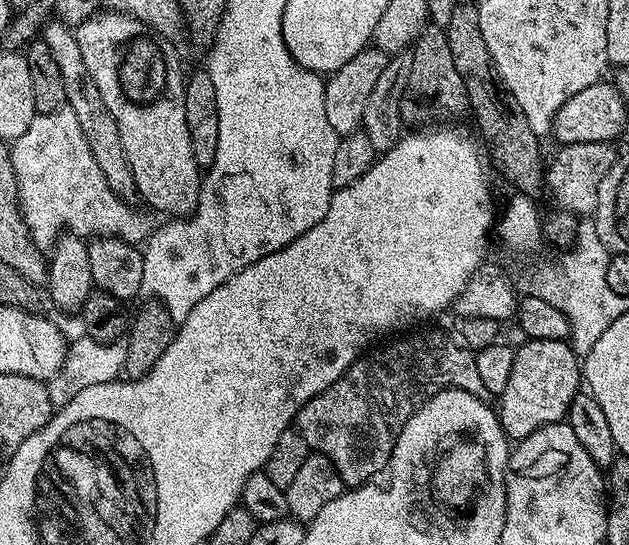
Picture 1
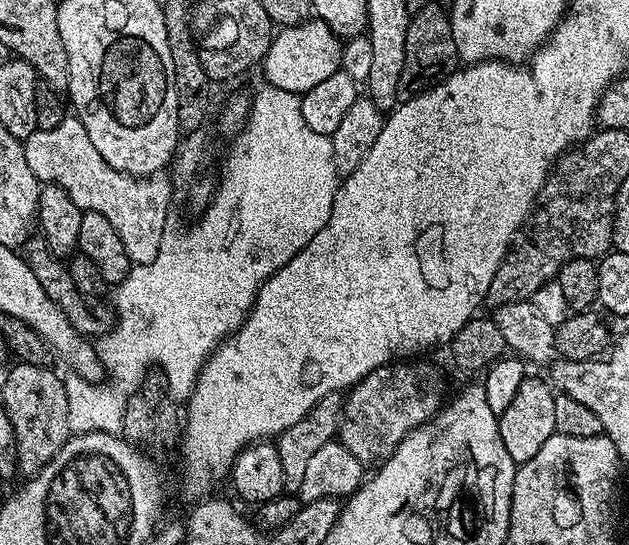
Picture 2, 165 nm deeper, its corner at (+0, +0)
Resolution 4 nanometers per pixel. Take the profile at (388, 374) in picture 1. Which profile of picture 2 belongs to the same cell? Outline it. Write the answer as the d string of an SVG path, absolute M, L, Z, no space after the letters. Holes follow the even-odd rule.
M393 362L375 368L343 397L338 443L346 446L360 464L383 464L406 434L441 411L439 374L428 364L412 363L416 362Z

